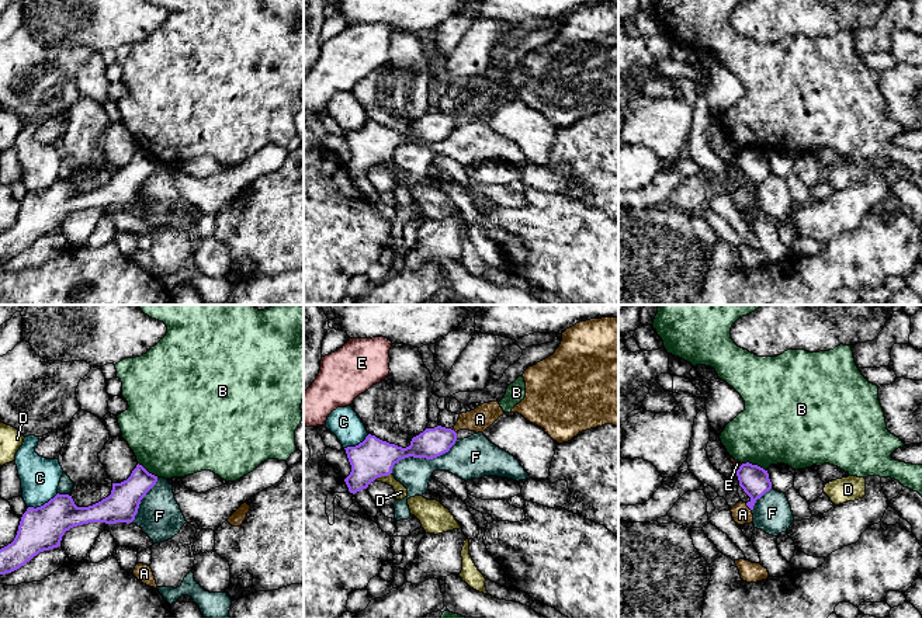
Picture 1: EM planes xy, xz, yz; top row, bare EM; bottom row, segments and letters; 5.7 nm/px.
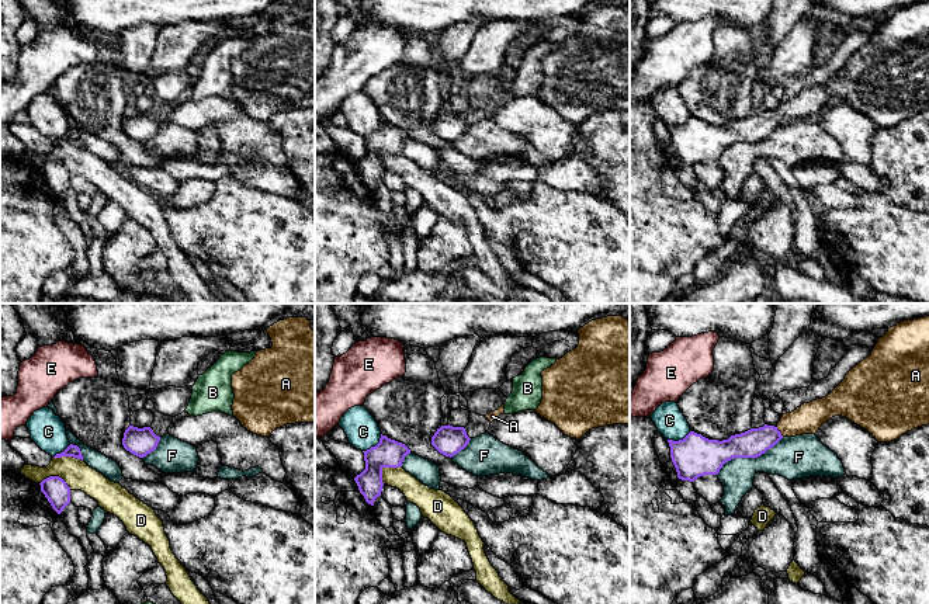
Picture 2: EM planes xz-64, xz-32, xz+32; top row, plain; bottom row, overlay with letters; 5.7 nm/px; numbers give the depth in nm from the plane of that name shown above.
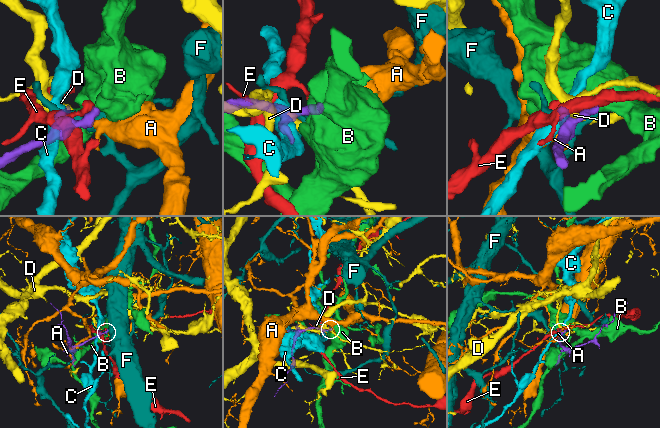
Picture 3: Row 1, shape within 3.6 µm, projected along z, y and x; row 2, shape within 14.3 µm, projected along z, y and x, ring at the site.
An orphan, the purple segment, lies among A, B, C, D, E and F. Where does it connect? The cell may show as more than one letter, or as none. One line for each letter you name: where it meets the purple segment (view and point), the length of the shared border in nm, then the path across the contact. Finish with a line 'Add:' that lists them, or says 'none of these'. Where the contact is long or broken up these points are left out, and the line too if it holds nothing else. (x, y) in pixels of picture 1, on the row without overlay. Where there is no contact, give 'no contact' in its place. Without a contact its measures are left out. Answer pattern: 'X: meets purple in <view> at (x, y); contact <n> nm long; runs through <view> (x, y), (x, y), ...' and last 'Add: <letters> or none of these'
A: meets purple in yz at (748, 191); contact 60 nm long; runs through yz (754, 165), (754, 186), (748, 191), (742, 200)
Add: A

